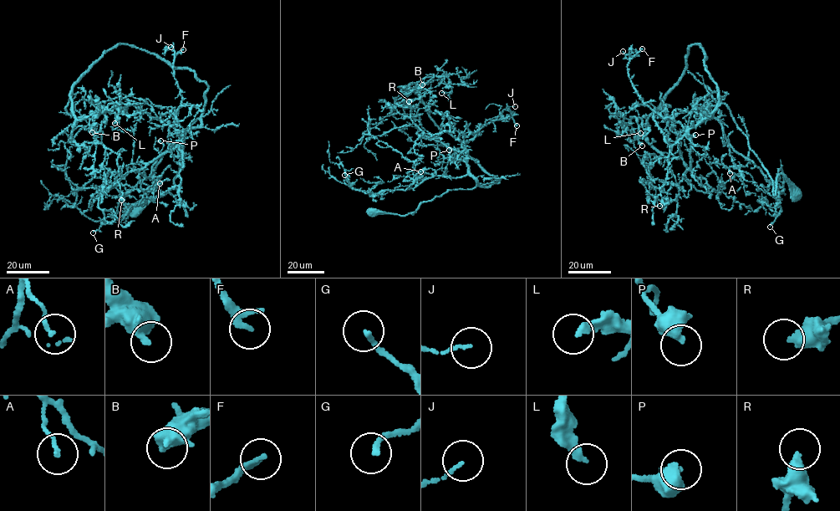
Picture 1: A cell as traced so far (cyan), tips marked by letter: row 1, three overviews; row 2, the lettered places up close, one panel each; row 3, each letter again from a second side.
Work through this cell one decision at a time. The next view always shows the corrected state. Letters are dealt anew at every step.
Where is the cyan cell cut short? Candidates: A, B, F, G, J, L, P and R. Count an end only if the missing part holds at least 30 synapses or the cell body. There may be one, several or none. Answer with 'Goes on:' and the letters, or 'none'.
Goes on: F

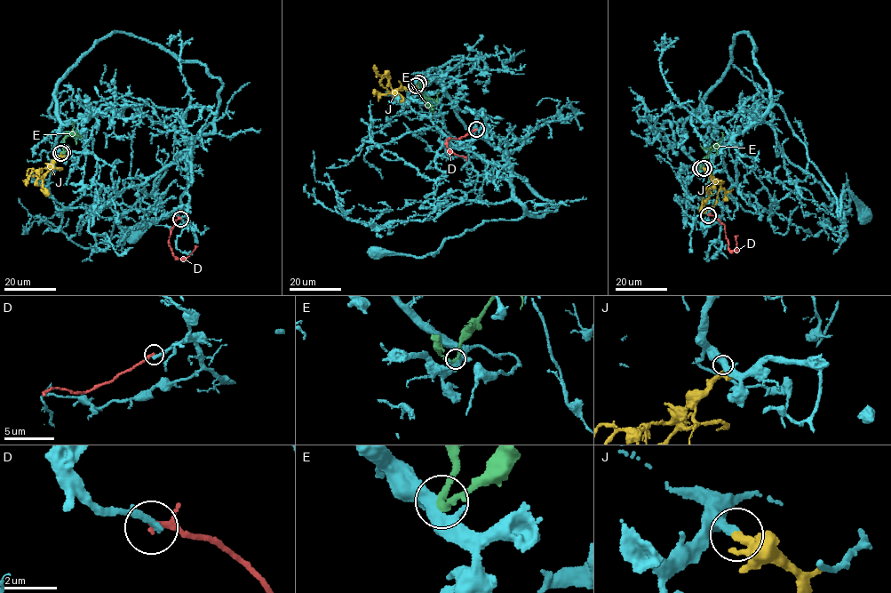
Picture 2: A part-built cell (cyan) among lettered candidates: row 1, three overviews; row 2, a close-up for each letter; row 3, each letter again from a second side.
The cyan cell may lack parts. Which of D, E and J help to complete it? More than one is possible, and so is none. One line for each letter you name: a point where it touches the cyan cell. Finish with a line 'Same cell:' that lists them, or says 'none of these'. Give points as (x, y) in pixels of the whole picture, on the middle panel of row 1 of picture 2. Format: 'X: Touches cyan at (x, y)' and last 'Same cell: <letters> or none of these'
J: Touches cyan at (416, 85)
Same cell: J

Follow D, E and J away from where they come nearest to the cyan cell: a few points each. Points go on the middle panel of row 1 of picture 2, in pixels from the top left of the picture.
D: (476, 129), (457, 139), (449, 138), (446, 140), (447, 148), (466, 160)
E: (418, 83), (423, 93), (436, 101), (439, 91)
J: (416, 86), (391, 93), (379, 83), (383, 76), (388, 73)

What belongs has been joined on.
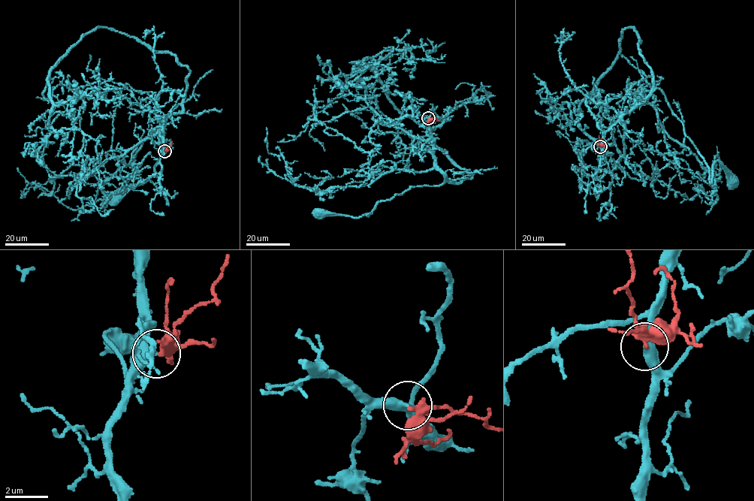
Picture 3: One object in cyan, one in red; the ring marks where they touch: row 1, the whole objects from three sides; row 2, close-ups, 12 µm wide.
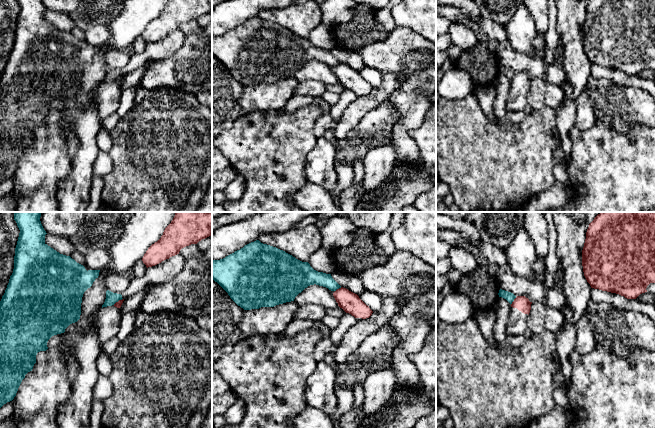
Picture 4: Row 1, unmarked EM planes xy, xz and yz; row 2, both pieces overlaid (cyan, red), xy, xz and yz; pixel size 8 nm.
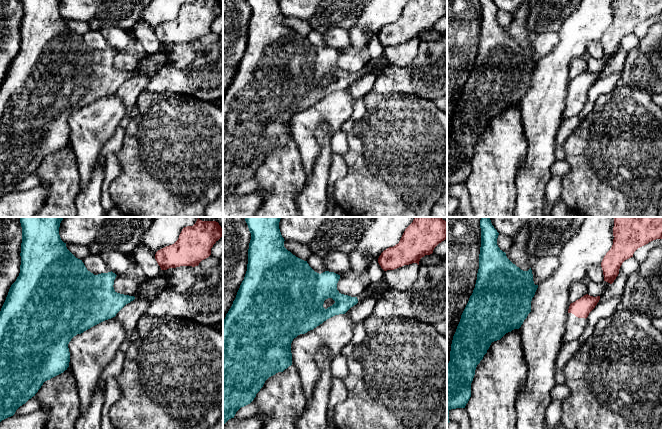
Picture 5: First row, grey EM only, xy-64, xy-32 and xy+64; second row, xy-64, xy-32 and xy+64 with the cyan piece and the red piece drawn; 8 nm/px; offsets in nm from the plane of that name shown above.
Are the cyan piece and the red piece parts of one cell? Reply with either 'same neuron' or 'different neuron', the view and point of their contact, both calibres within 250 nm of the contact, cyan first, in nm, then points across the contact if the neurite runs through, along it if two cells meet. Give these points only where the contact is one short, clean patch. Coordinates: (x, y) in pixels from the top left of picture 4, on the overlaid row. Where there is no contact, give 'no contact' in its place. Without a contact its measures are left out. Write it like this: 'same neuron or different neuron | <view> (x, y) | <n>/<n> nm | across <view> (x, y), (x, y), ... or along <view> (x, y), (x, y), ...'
different neuron | yz (513, 300) | 70/120 nm | along yz (516, 297), (511, 304)

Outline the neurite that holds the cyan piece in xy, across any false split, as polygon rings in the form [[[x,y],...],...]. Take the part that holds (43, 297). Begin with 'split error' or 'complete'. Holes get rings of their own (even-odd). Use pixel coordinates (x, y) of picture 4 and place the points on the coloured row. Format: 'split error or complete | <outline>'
complete | [[[14,212],[20,233],[13,273],[0,301],[0,408],[14,399],[25,375],[32,371],[37,353],[48,349],[48,340],[80,319],[83,294],[100,272],[87,271],[48,246],[40,217],[41,212]]]

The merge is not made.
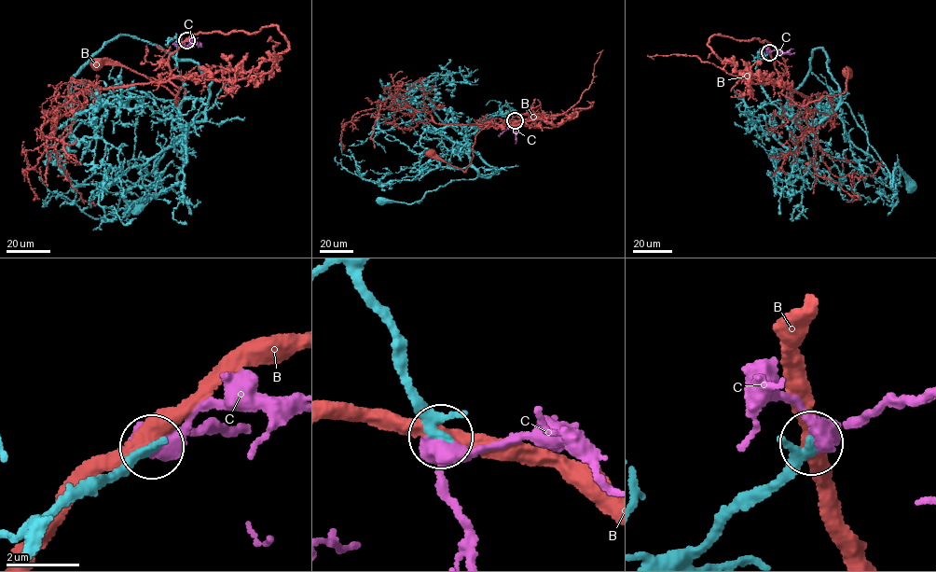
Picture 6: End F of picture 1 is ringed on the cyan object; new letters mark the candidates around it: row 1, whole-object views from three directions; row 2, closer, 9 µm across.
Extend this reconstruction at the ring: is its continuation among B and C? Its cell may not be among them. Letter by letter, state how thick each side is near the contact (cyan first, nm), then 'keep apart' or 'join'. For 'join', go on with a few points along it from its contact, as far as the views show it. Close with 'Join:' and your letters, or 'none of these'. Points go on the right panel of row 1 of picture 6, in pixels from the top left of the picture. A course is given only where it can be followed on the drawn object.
B: 320/420 nm | keep apart
C: 280/550 nm | join | via (769, 52), (777, 50), (780, 55), (793, 53)
Join: C

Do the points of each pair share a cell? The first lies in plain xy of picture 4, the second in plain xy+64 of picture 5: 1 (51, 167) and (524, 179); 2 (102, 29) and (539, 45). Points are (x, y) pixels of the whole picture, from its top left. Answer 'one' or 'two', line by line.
1: two
2: one

